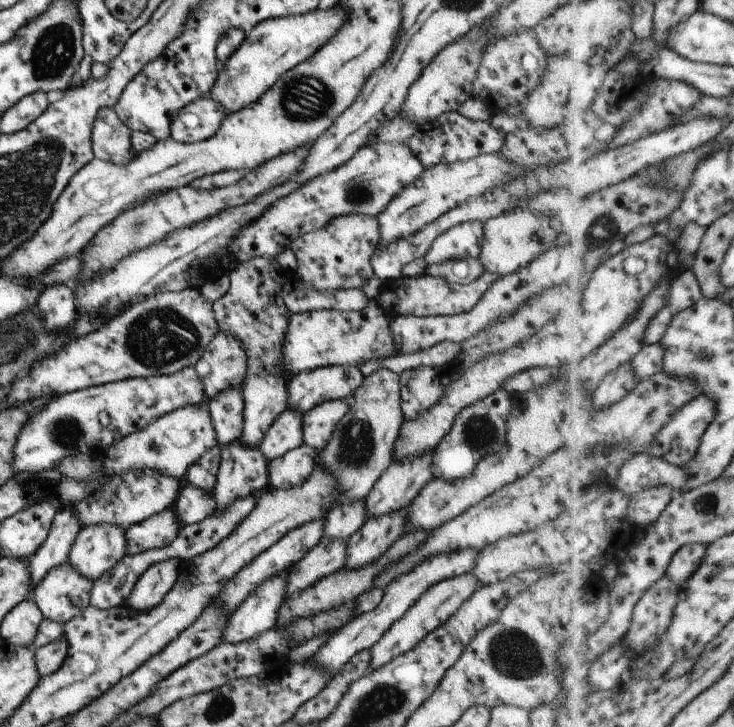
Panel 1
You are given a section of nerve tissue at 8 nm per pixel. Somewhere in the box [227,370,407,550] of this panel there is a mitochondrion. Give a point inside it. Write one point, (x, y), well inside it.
(356, 444)

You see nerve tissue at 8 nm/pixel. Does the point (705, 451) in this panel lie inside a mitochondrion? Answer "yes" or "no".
no

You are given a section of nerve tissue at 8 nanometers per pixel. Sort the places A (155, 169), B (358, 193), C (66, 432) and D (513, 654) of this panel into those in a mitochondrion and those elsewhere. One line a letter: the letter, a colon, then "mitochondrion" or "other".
A: other
B: mitochondrion
C: mitochondrion
D: mitochondrion

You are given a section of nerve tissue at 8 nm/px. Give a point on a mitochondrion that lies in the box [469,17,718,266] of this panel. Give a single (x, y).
(603, 228)

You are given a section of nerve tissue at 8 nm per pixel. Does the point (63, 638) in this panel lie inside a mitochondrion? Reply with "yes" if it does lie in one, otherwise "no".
no

